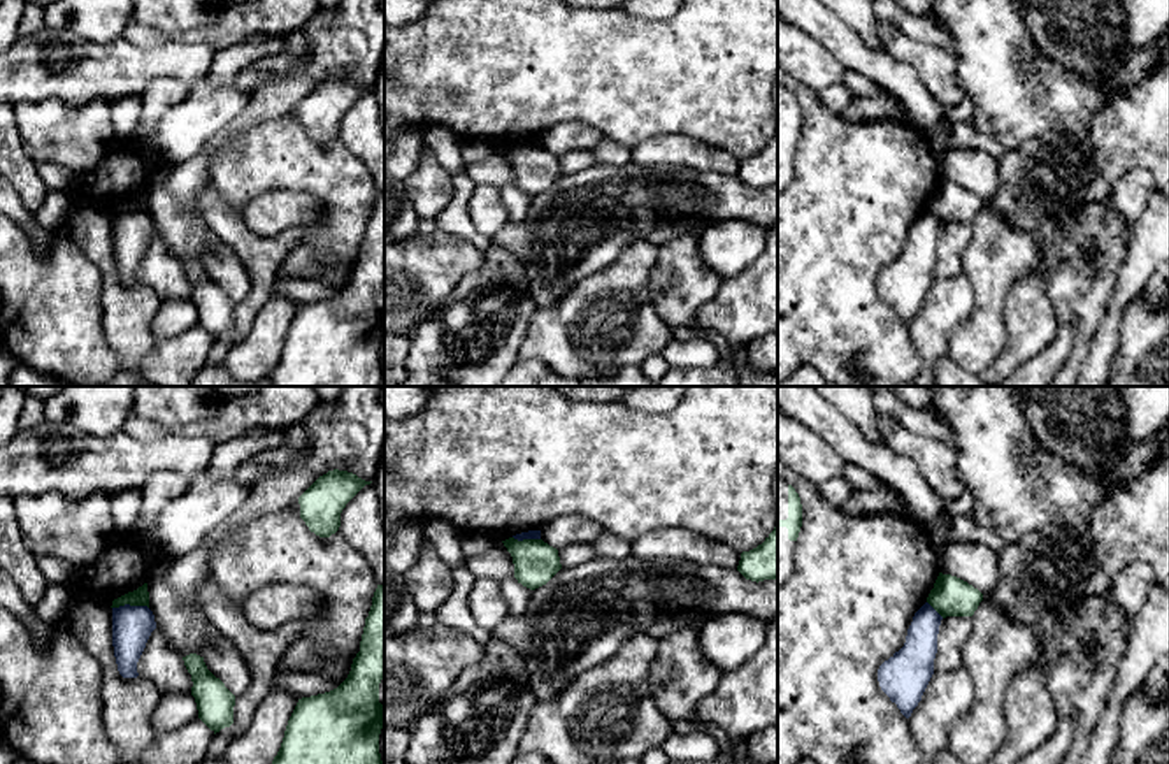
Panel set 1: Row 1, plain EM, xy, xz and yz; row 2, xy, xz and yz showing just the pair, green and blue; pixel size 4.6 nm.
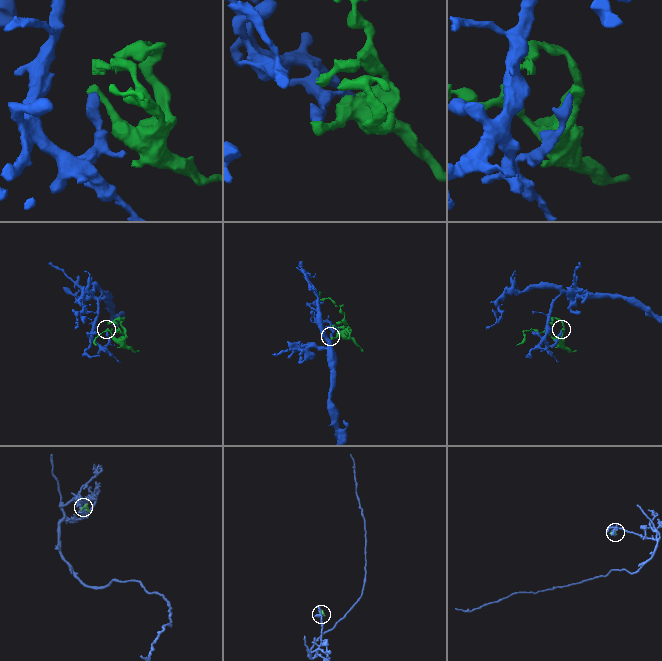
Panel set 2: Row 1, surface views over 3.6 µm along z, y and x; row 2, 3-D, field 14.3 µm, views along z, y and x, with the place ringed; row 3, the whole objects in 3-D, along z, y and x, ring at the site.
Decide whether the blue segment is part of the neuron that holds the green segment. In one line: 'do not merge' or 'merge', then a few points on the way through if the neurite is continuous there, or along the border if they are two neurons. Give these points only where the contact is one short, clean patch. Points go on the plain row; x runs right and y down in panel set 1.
do not merge; border xy (148, 213), (120, 211), (113, 215)

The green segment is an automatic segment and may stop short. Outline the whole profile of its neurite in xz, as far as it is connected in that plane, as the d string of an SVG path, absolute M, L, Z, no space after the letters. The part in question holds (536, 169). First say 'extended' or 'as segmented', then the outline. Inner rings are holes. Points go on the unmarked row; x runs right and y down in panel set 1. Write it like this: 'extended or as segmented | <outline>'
as segmented | M509 144L502 149L513 163L514 184L530 197L546 191L562 176L558 156L542 146Z

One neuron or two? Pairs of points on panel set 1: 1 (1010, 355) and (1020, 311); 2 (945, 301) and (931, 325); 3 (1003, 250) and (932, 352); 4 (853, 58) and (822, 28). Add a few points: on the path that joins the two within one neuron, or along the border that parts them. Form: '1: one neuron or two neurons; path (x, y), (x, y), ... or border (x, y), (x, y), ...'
1: one neuron; path (1020, 345), (1020, 322)
2: one neuron; path (945, 306), (936, 320)
3: two neurons; border (962, 273), (971, 287), (973, 309), (952, 332)
4: one neuron; path (846, 51), (829, 34)

